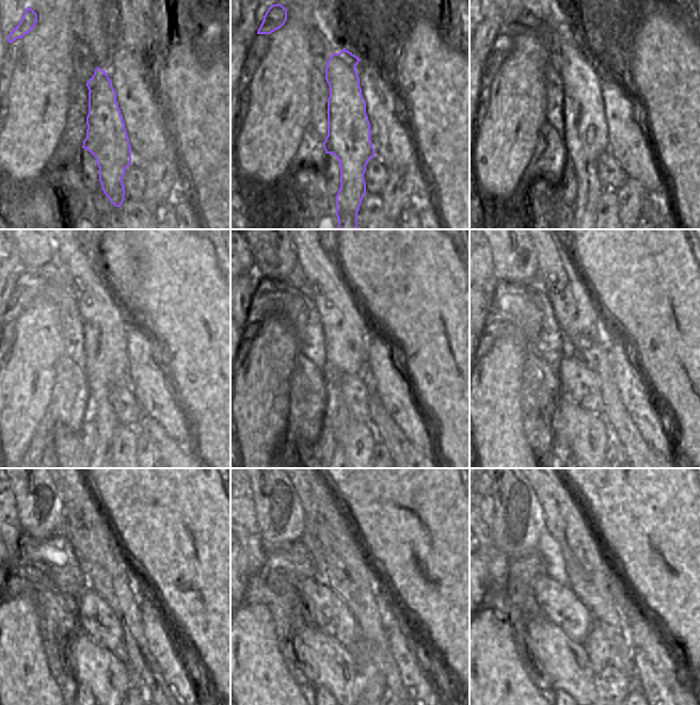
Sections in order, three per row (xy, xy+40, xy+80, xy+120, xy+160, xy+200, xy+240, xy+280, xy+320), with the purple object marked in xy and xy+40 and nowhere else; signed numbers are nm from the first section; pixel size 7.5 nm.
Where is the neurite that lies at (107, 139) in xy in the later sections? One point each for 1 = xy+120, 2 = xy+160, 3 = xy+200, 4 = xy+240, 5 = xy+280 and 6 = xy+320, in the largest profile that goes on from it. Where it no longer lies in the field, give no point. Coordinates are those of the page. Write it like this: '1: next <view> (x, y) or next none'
1: next xy+120 (105, 320)
2: next xy+160 (345, 329)
3: next xy+200 (579, 319)
4: next xy+240 (98, 551)
5: next xy+280 (323, 518)
6: next xy+320 (565, 518)

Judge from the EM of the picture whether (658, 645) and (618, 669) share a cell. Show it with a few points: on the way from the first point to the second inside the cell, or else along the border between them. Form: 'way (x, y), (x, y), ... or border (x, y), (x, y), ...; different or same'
border (623, 631), (633, 647); different

